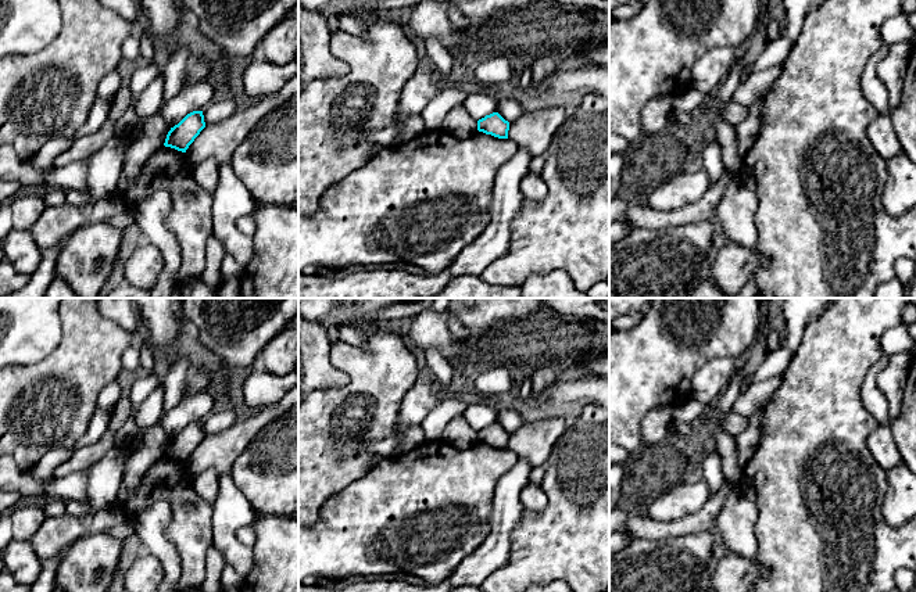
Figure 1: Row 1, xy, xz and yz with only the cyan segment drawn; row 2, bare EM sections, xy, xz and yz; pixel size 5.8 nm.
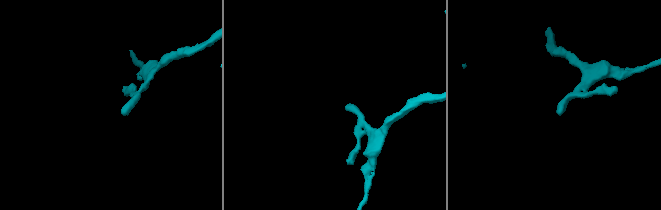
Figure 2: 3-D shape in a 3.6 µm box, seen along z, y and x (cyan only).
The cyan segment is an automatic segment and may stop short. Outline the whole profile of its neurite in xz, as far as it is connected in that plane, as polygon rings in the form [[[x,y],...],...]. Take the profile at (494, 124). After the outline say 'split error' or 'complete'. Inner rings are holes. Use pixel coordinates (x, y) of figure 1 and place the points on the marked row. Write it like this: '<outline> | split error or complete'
[[[493,112],[477,121],[477,130],[498,139],[508,139],[509,122],[498,112]]] | complete

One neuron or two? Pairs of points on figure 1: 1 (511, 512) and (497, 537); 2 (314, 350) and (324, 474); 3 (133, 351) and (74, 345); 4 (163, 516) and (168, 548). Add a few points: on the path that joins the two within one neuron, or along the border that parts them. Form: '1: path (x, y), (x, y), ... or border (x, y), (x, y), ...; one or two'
1: path (505, 517), (500, 531); one
2: border (332, 359), (344, 375), (346, 381), (312, 391); two
3: border (135, 340), (121, 358), (122, 369); two
4: path (160, 524), (160, 540); one

